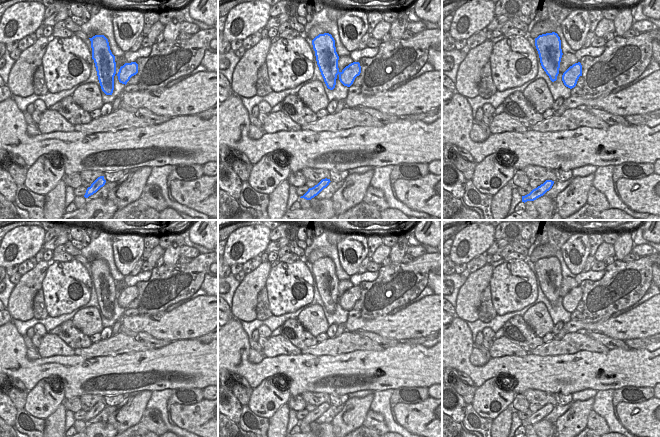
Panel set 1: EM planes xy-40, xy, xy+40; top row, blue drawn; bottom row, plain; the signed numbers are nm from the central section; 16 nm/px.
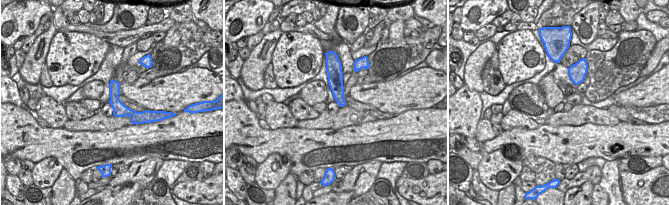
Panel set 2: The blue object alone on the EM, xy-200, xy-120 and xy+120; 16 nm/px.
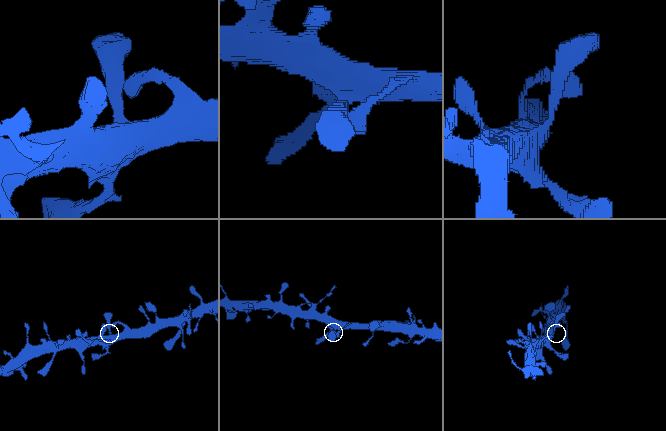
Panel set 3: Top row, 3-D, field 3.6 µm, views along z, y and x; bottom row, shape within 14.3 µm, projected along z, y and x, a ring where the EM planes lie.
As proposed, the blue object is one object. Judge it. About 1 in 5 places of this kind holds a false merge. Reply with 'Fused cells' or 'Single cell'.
Single cell.

